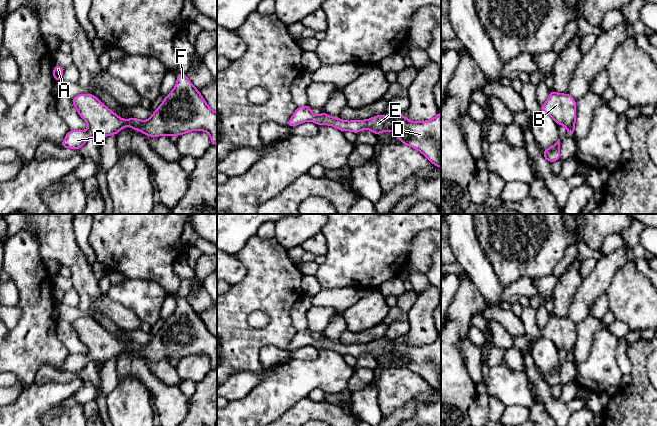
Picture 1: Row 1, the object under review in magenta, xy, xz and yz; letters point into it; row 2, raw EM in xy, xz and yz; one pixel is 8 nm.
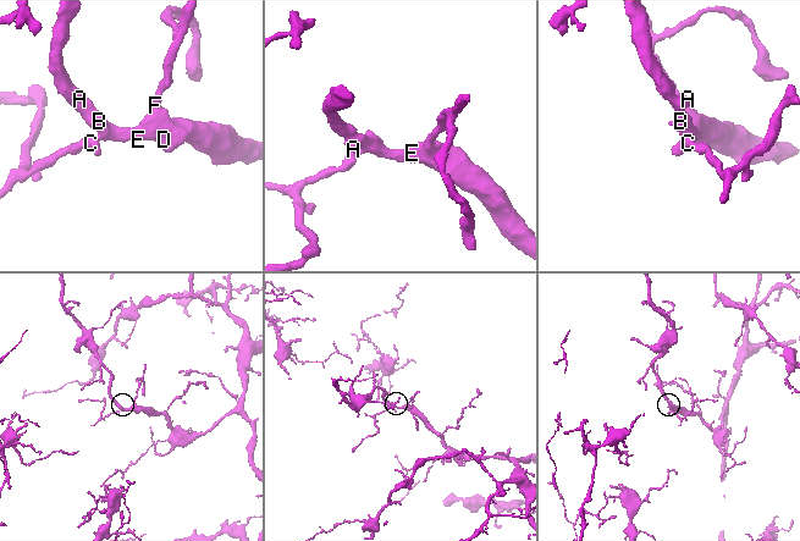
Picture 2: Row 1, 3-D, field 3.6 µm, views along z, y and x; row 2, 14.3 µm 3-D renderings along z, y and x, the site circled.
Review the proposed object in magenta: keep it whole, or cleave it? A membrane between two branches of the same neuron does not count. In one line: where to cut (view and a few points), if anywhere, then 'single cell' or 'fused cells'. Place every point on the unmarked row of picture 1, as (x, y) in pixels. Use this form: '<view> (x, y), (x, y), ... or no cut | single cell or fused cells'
no cut | single cell

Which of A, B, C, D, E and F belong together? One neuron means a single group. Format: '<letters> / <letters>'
A B C D E F

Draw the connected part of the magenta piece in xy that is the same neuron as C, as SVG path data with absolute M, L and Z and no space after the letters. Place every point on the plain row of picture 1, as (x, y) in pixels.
M178 297L176 301L174 313L165 320L147 345L135 341L121 343L95 319L76 319L71 323L72 327L80 341L88 347L89 354L69 354L59 371L80 374L91 360L102 363L117 359L127 350L148 361L206 355L210 359L211 369L217 369L217 337L207 329L199 314L188 303L187 297Z

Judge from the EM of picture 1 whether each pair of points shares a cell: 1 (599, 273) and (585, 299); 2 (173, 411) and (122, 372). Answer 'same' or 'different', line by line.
1: same
2: same

